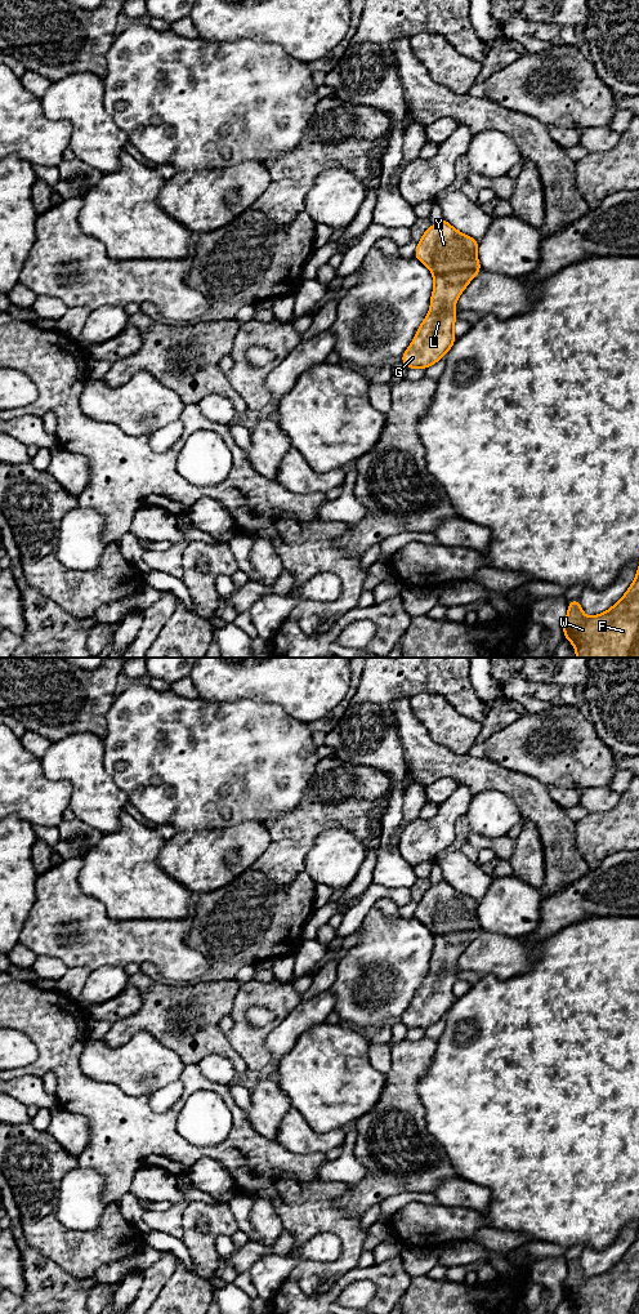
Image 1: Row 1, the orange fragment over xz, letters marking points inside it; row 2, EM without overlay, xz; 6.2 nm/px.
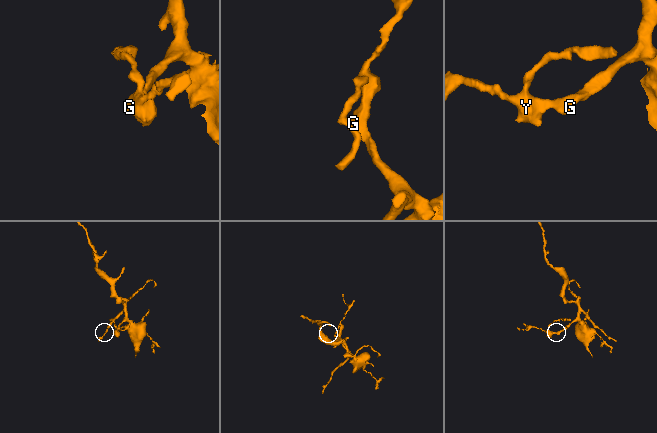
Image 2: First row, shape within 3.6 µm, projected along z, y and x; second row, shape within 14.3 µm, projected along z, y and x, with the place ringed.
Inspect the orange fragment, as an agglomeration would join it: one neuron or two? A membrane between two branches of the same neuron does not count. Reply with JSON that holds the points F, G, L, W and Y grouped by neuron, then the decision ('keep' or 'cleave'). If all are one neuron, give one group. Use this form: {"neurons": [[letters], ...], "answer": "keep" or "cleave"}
{"neurons": [["F", "G", "L", "W", "Y"]], "answer": "keep"}

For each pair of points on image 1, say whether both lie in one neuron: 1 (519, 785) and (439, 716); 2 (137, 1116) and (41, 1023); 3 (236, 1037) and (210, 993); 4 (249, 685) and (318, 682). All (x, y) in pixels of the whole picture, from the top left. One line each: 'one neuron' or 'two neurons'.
1: two neurons
2: one neuron
3: two neurons
4: one neuron

